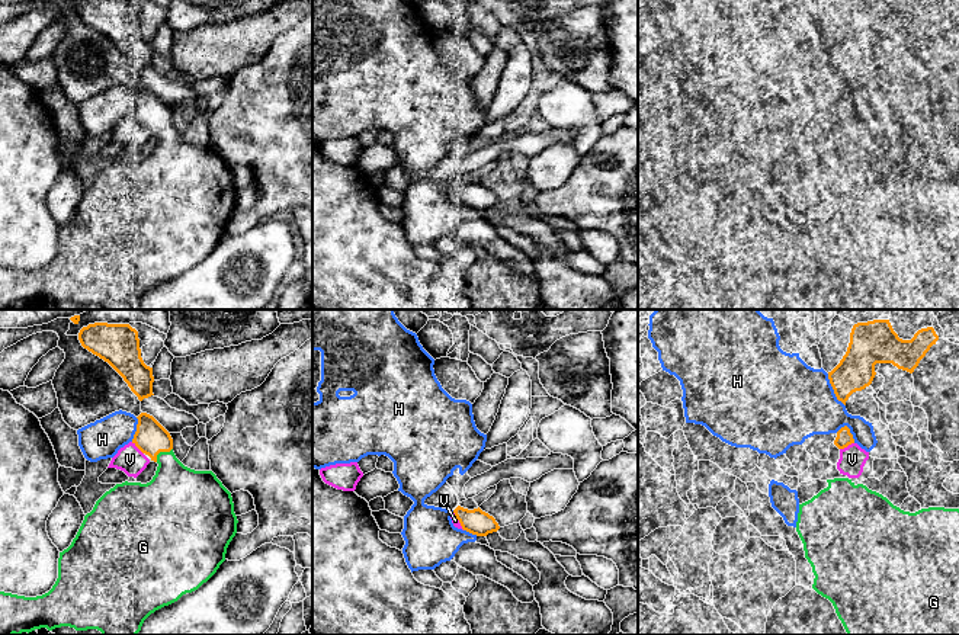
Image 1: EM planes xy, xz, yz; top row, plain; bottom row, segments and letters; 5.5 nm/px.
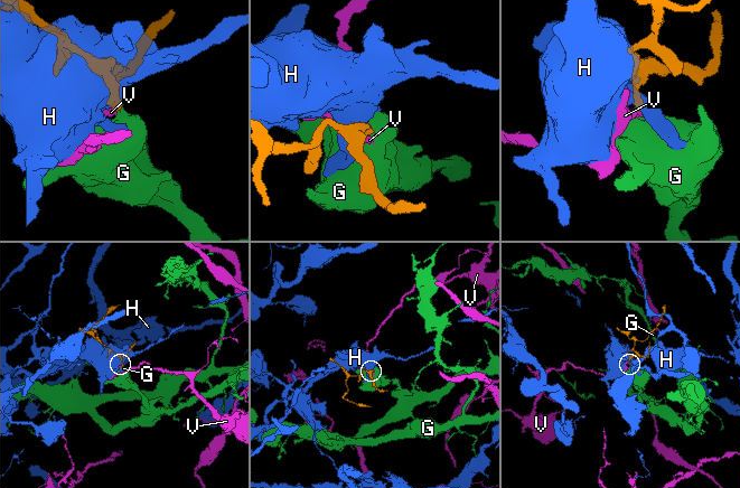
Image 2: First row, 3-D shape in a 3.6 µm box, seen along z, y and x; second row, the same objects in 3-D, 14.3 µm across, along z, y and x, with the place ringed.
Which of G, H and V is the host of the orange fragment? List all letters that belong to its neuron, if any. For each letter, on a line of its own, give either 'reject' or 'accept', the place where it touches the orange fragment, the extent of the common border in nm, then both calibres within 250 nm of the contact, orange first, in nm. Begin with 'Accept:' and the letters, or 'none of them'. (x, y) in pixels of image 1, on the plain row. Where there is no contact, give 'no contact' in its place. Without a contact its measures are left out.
Accept: G
G: accept; meets orange in xy at (162, 125); contact 120 nm long; 180 nm thick on the orange side, 320 nm on the other
H: reject; meets orange in yz at (833, 63); contact 200 nm long; 200 nm thick on the orange side, 440 nm on the other
V: reject; meets orange in yz at (846, 121); contact 90 nm long; 90 nm thick on the orange side, 140 nm on the other

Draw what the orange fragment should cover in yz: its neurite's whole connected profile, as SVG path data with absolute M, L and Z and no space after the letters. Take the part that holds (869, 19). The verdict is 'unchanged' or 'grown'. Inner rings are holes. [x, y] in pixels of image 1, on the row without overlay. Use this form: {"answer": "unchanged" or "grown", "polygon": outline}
{"answer": "unchanged", "polygon": "M853 0L846 29L840 38L828 46L828 54L837 74L846 80L846 76L853 67L869 61L876 49L876 38L892 38L898 44L913 48L937 15L939 10L933 1L918 4L911 15L902 15L894 6L892 0Z"}

